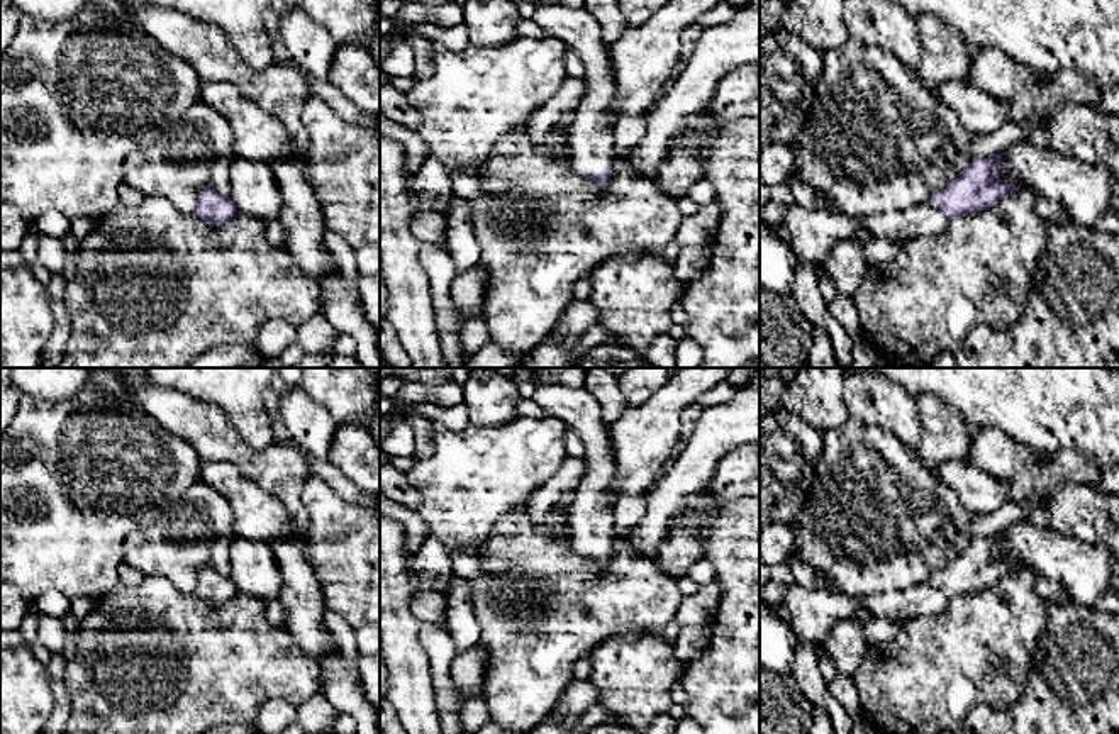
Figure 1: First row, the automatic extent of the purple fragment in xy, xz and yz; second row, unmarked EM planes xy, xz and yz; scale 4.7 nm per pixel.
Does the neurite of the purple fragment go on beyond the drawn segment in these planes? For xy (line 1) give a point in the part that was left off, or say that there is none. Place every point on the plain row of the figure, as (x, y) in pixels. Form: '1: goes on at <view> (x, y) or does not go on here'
1: does not go on here

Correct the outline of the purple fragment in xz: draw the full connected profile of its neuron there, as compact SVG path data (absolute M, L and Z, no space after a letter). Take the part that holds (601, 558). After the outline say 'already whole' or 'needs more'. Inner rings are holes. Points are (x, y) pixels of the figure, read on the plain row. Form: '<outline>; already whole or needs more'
M536 383L532 400L548 415L573 427L585 442L587 475L570 503L570 544L576 554L604 566L614 542L614 502L609 498L614 456L600 403L585 388L561 383Z; needs more

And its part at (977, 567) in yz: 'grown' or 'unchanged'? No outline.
grown

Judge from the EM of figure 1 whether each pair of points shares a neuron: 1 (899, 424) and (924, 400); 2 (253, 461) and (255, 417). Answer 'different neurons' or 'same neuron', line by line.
1: different neurons
2: different neurons

